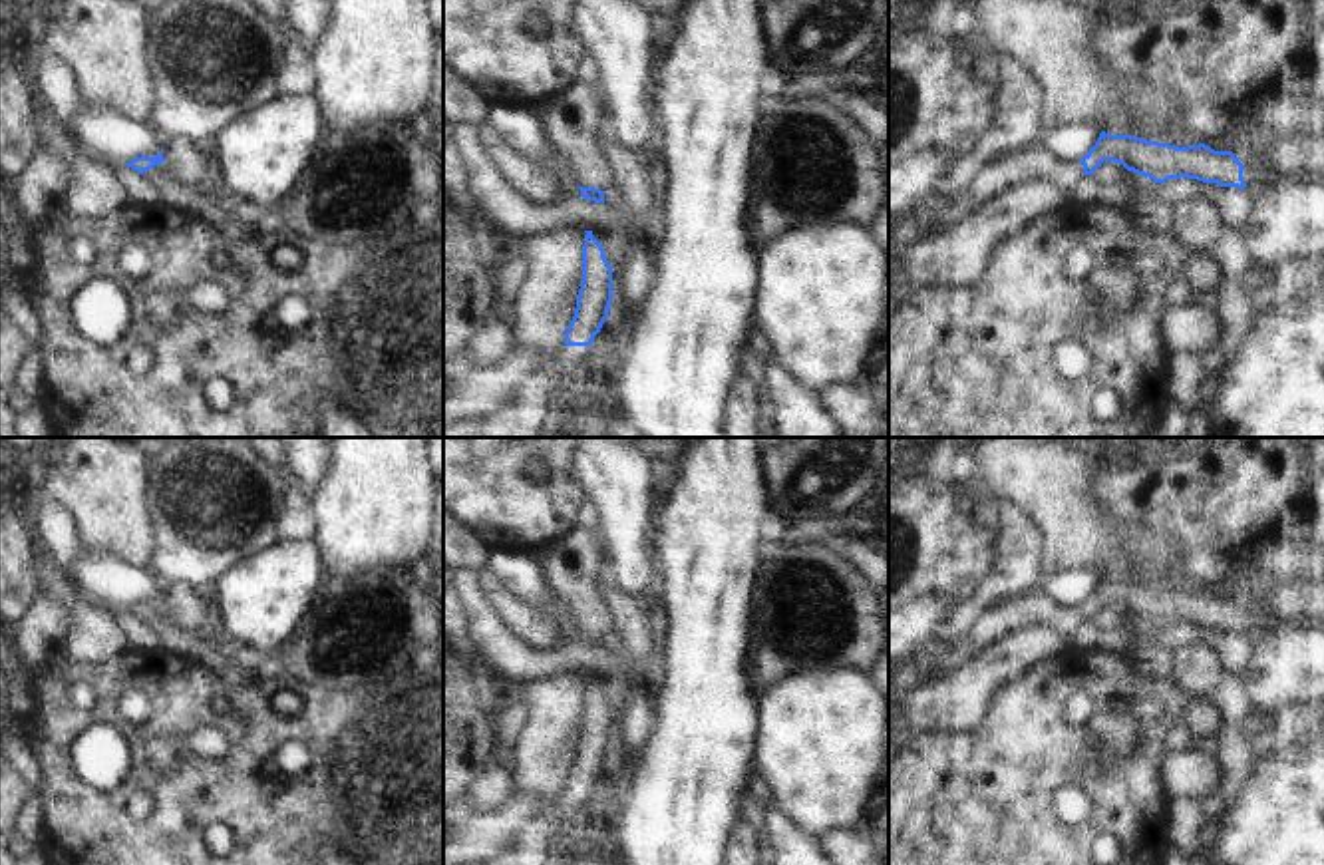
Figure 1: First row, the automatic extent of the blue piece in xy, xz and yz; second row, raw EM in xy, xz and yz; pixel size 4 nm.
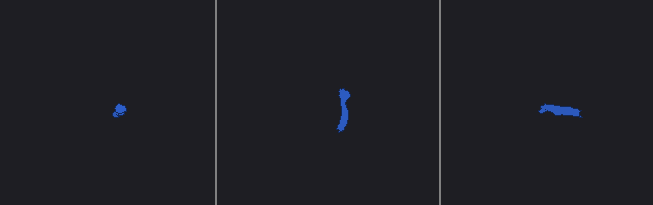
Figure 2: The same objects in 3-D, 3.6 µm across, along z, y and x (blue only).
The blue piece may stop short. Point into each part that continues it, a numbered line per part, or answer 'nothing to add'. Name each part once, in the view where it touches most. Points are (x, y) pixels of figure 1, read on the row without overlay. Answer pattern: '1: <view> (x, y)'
1: xz (573, 567)
2: xz (531, 848)

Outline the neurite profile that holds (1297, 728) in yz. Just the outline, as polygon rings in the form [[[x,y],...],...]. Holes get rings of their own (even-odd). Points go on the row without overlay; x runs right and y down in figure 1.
[[[1298,704],[1276,714],[1250,710],[1242,736],[1256,756],[1300,754],[1322,740],[1324,706]]]

